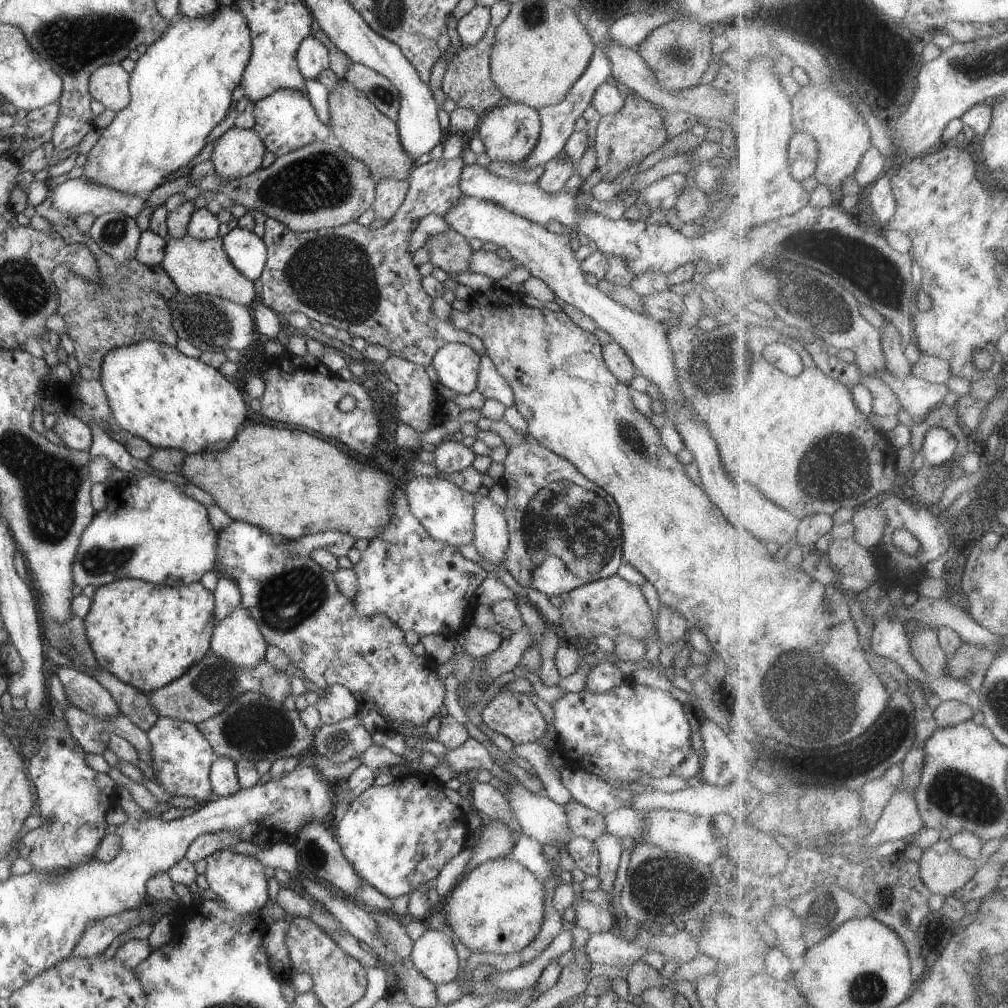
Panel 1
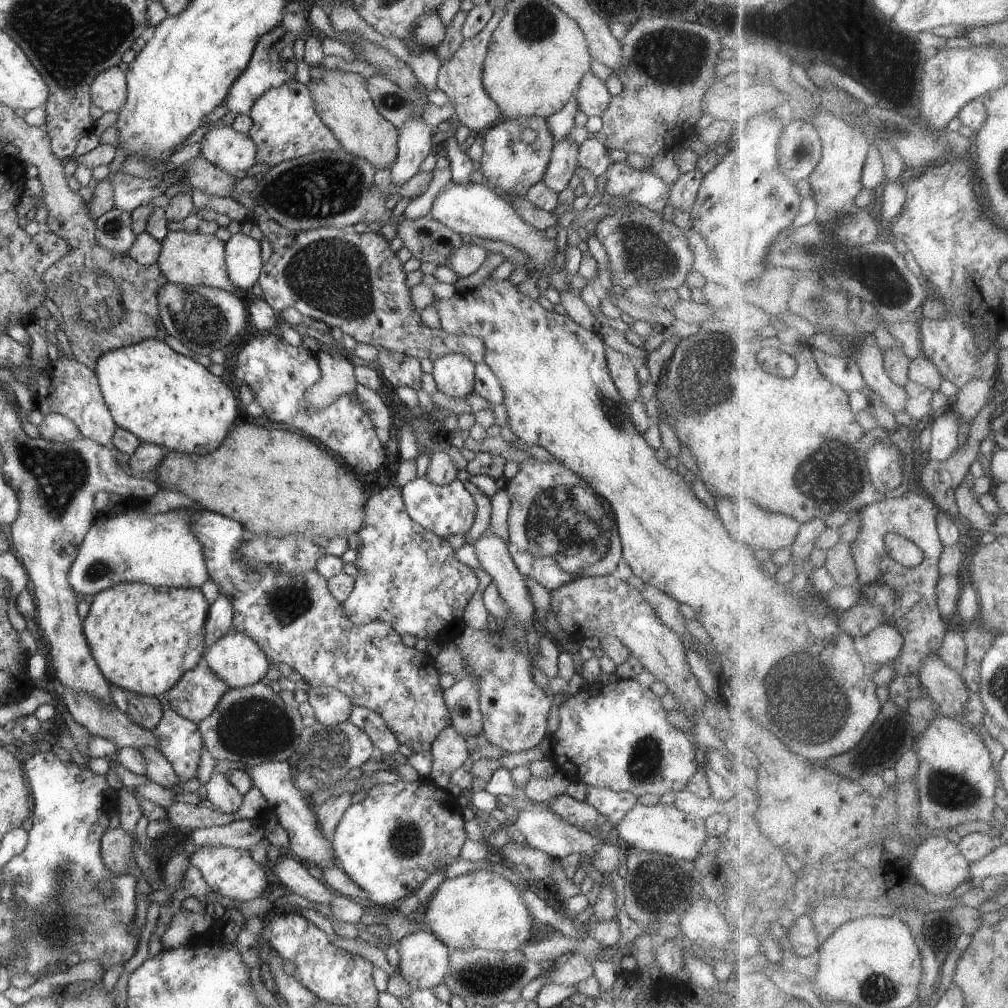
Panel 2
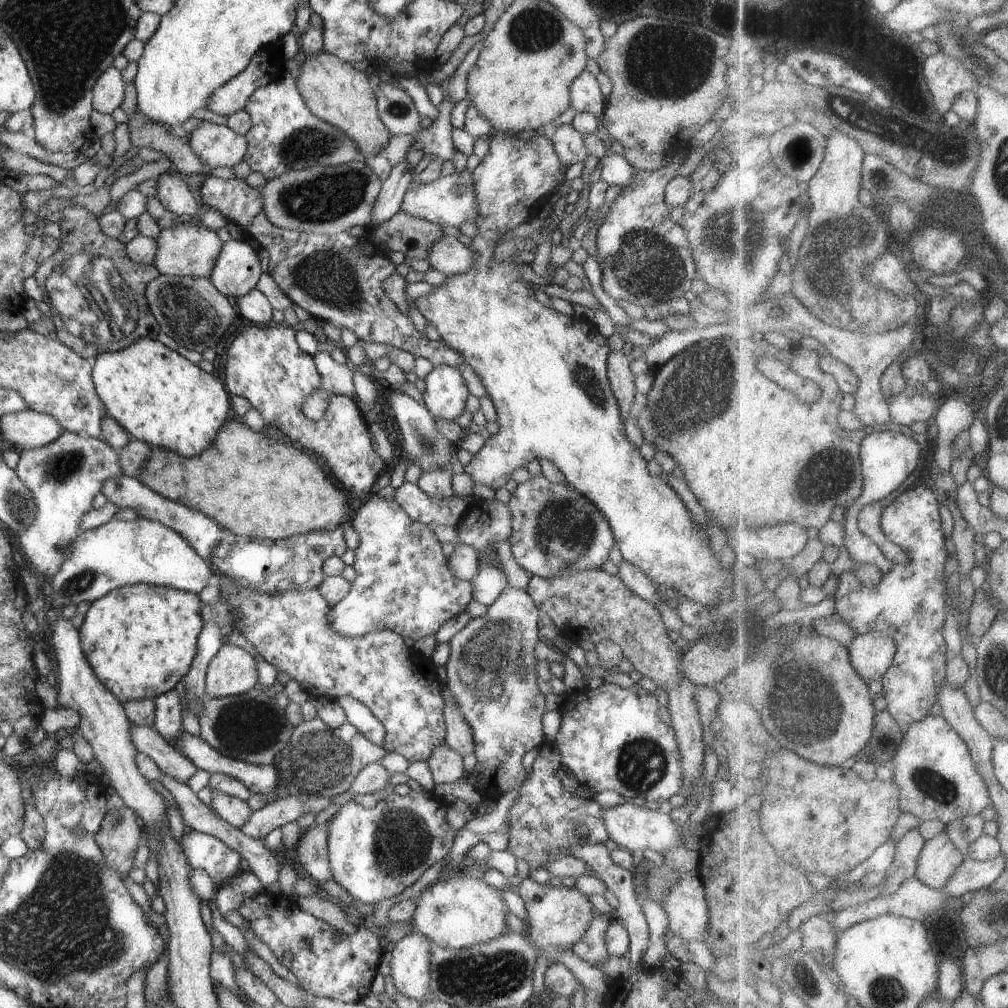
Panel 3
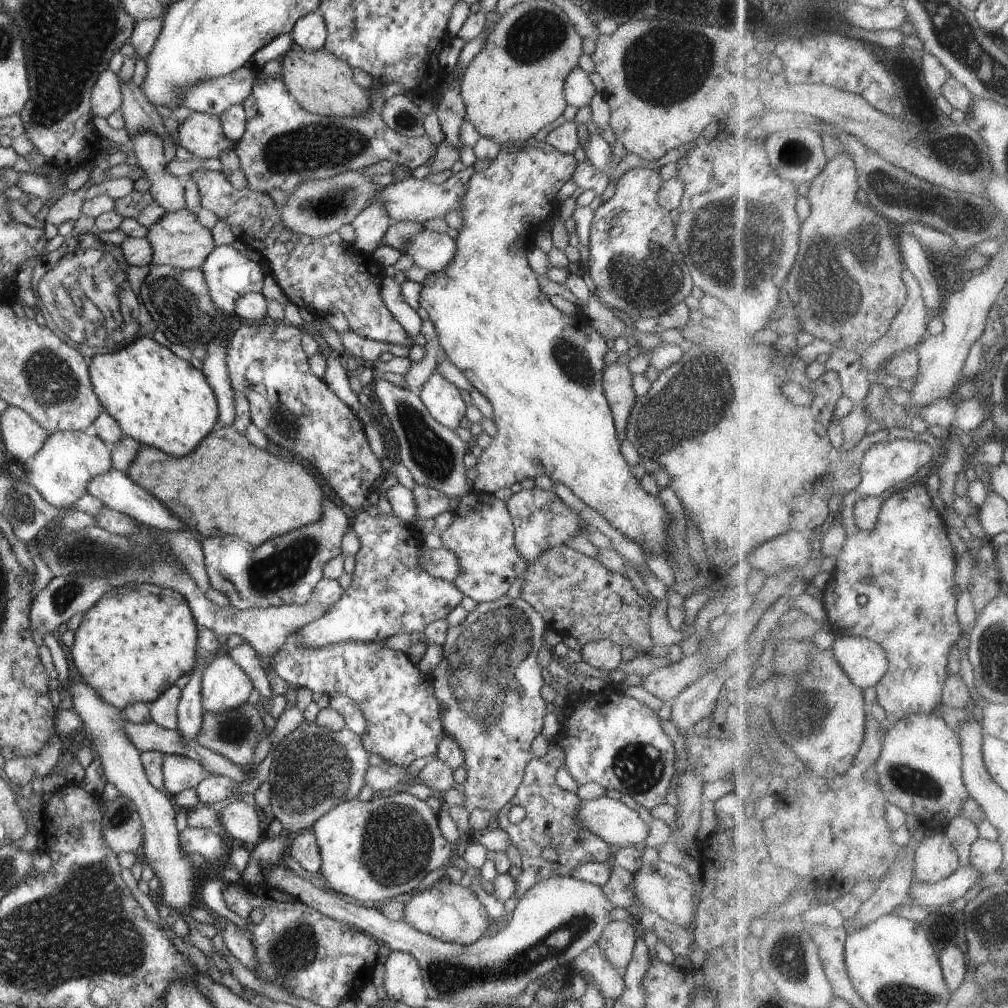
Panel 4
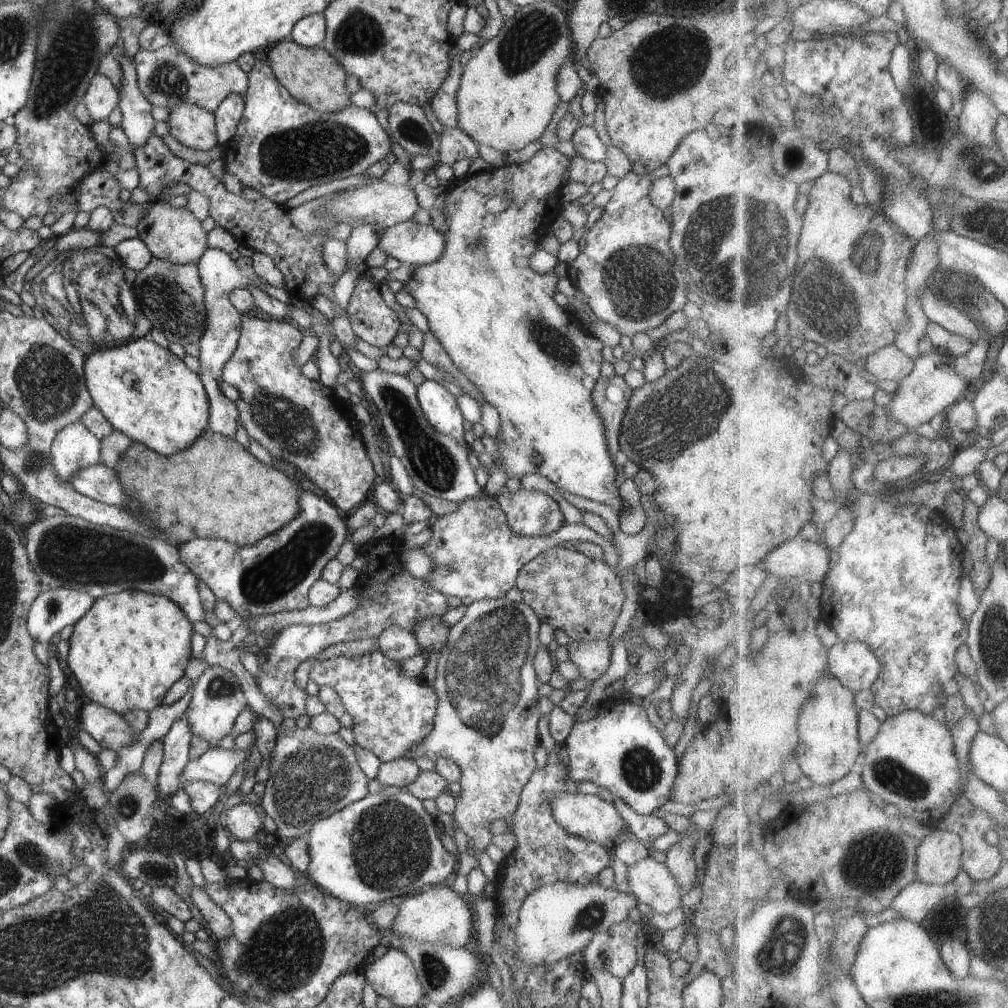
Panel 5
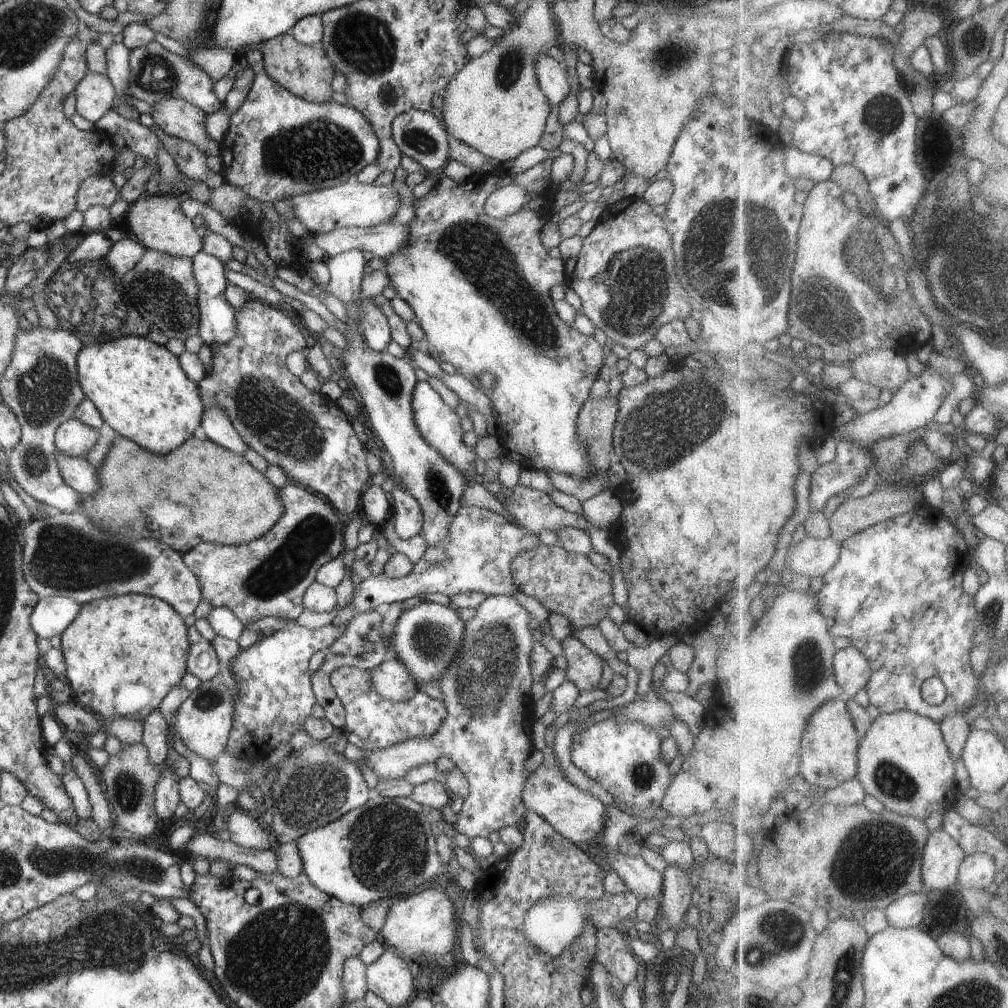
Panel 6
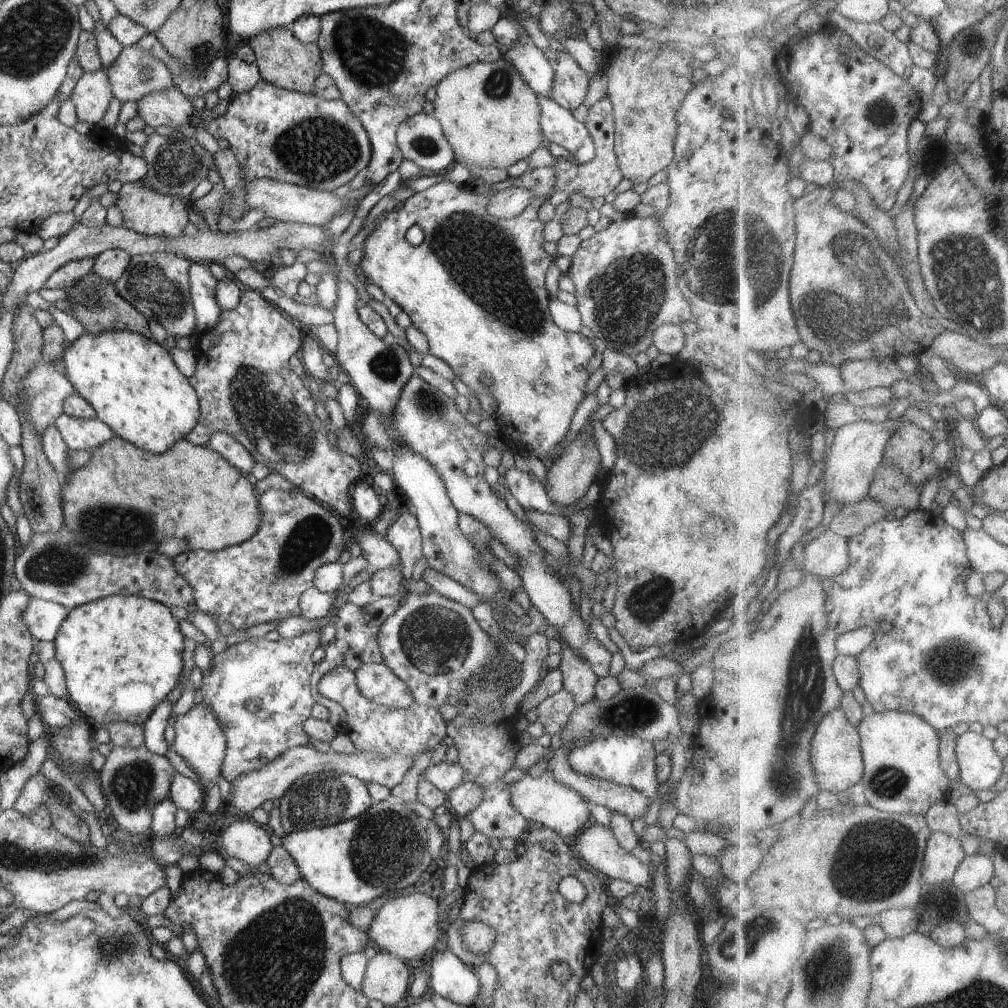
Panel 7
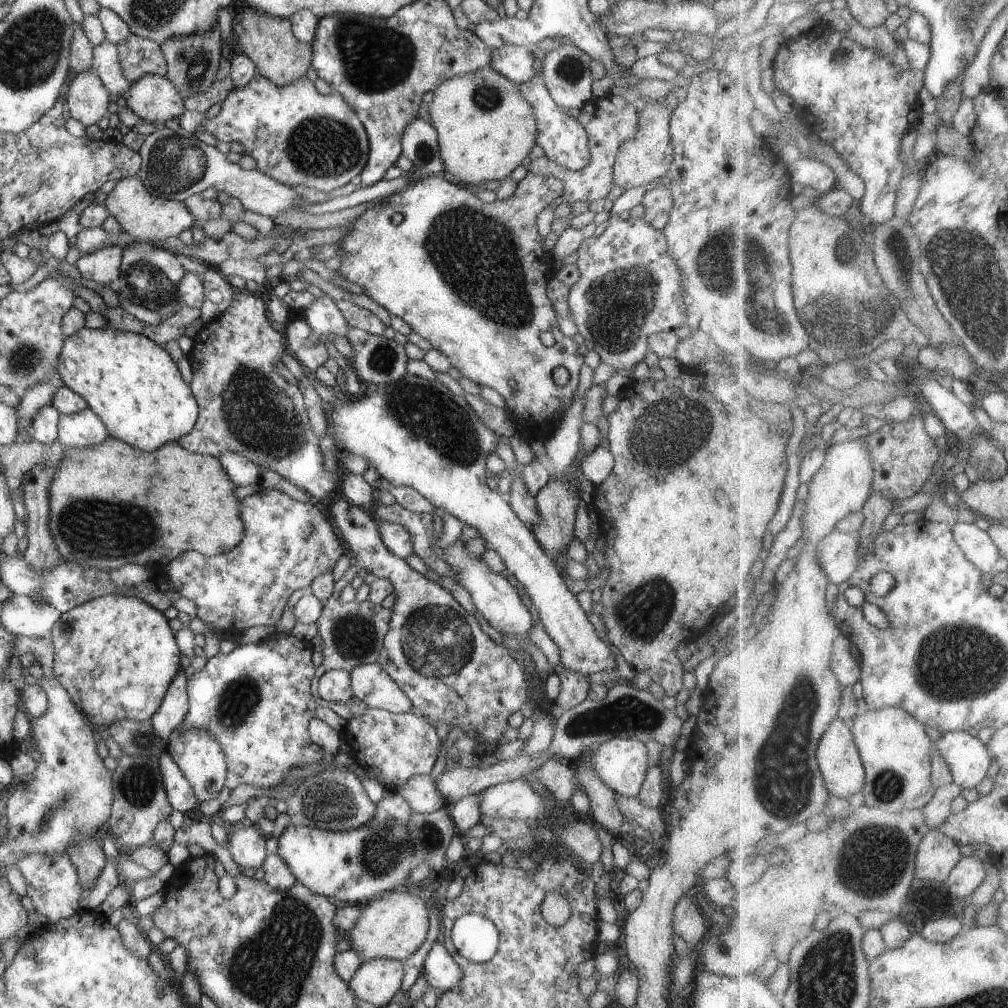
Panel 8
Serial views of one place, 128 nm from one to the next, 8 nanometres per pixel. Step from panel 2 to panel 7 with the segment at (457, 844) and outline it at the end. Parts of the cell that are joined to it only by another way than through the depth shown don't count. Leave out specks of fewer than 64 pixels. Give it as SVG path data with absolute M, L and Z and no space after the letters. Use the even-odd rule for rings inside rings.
M391 798L375 802L366 812L349 821L286 833L281 838L281 846L288 851L298 865L301 878L306 880L316 892L350 908L359 907L378 896L401 894L405 888L414 887L420 880L420 875L428 868L432 860L426 848L425 824L420 830L421 822L425 823L410 810L406 802Z

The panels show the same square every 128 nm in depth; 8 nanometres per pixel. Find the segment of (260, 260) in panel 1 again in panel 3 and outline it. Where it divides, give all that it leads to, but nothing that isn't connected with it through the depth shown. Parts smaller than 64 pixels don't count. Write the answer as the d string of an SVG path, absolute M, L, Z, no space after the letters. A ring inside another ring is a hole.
M246 238L231 239L223 243L209 279L224 296L235 301L256 288L260 274L258 251Z

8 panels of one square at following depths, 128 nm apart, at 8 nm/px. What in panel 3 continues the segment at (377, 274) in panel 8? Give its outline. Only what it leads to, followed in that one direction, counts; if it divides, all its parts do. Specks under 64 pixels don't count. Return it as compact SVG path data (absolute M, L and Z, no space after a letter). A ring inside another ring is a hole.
M542 131L532 133L526 137L511 135L508 133L492 133L488 137L490 148L487 157L484 157L478 164L474 172L470 175L473 178L474 194L476 195L479 215L475 220L478 230L476 236L472 238L472 243L469 246L471 253L473 254L473 261L471 267L461 275L452 275L448 277L448 280L437 286L430 294L426 296L419 296L414 301L414 307L418 308L420 314L436 328L442 342L446 343L451 349L455 349L456 352L461 353L465 364L470 366L474 373L482 384L486 388L487 396L494 403L496 411L498 413L497 433L485 440L484 447L478 454L474 455L472 461L468 466L464 468L465 474L475 483L482 484L491 488L493 491L502 489L508 481L512 479L512 473L518 470L520 467L525 467L533 458L546 458L555 464L562 474L565 476L565 482L579 492L582 496L585 496L589 501L592 501L596 508L600 509L602 516L608 521L611 528L615 544L619 548L621 555L629 563L637 566L644 574L657 584L664 584L667 588L673 586L682 597L692 599L698 604L706 606L722 606L725 608L723 615L727 617L730 612L736 612L739 617L743 617L744 614L749 613L748 607L755 604L760 598L763 597L763 591L765 589L766 580L763 579L761 571L756 567L751 560L747 558L738 558L728 554L724 546L720 544L718 539L715 539L712 532L704 532L698 530L696 524L693 524L692 518L686 510L682 500L678 497L678 492L674 488L670 488L666 483L664 476L652 476L646 467L644 458L640 456L639 449L635 447L628 440L625 433L625 424L621 419L619 404L616 402L614 393L612 392L608 375L607 375L607 358L611 353L608 347L607 338L596 330L594 324L590 322L582 322L576 316L564 315L560 312L552 309L552 307L546 307L540 303L535 295L535 287L532 287L530 283L522 276L522 263L512 261L510 259L499 262L494 257L494 249L497 243L504 237L506 232L512 230L518 224L528 222L538 216L538 212L548 202L548 196L553 192L553 189L557 188L565 179L564 174L568 168L562 165L560 157L556 154L552 141L542 133Z

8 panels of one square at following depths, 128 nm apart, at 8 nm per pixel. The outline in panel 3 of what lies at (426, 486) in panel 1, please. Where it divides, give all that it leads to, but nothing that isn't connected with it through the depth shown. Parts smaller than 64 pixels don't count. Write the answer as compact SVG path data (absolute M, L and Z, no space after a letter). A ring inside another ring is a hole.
M405 482L396 490L393 500L408 514L408 517L422 525L457 525L467 513L472 496L456 495L448 501L434 501L416 484Z

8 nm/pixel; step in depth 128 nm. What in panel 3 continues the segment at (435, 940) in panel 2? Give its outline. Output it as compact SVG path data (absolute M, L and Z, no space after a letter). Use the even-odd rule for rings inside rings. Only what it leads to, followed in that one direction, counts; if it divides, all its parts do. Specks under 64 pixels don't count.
M414 932L393 946L384 964L397 992L421 1004L429 992L431 944L421 933Z

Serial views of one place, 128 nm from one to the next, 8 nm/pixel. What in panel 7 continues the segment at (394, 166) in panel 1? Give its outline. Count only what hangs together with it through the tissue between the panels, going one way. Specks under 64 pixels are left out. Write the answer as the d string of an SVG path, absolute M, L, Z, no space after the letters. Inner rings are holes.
M289 27L273 28L256 36L251 36L247 43L255 54L255 63L261 78L277 87L291 91L315 92L315 78L322 74L321 49L316 43L300 42Z

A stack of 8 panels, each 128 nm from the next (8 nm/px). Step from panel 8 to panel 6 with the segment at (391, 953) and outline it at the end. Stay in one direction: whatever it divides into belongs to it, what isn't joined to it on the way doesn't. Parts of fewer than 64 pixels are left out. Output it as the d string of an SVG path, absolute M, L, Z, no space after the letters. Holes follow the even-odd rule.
M430 885L418 893L402 896L388 909L384 924L379 930L379 939L387 947L402 952L408 958L418 956L440 956L450 952L459 944L458 923L455 923L455 908L446 892Z

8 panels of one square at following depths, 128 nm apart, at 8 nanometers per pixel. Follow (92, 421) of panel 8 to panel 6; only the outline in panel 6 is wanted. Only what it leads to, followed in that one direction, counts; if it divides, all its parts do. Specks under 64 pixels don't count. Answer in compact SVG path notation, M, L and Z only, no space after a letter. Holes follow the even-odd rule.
M74 418L64 421L55 432L56 450L69 457L84 457L98 442L101 430L90 428Z

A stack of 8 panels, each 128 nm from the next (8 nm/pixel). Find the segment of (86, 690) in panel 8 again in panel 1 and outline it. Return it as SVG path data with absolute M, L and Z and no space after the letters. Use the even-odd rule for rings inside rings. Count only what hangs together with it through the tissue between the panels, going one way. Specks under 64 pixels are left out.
M120 579L95 590L91 607L83 618L86 638L99 666L124 684L150 694L180 678L209 652L214 632L215 596L202 583L160 586L138 579Z

